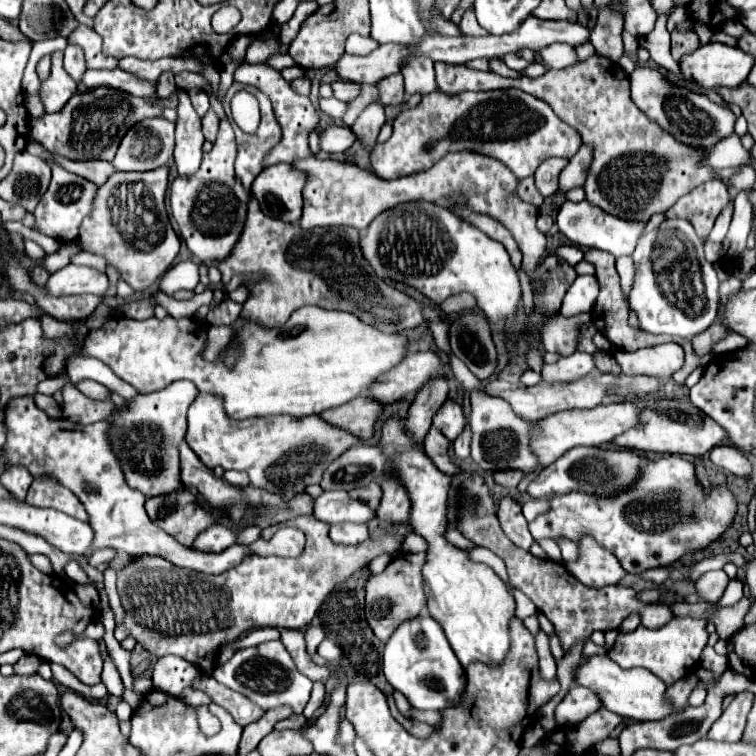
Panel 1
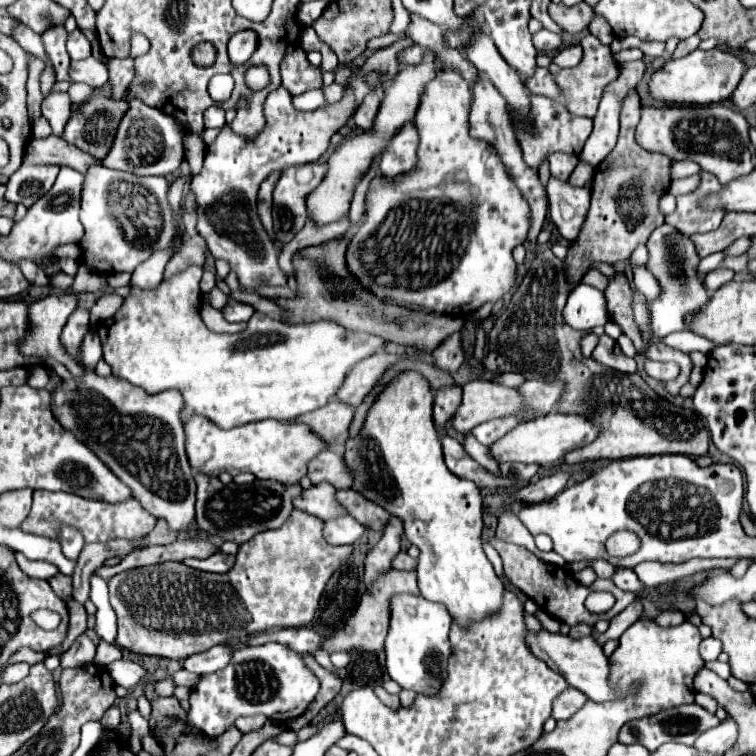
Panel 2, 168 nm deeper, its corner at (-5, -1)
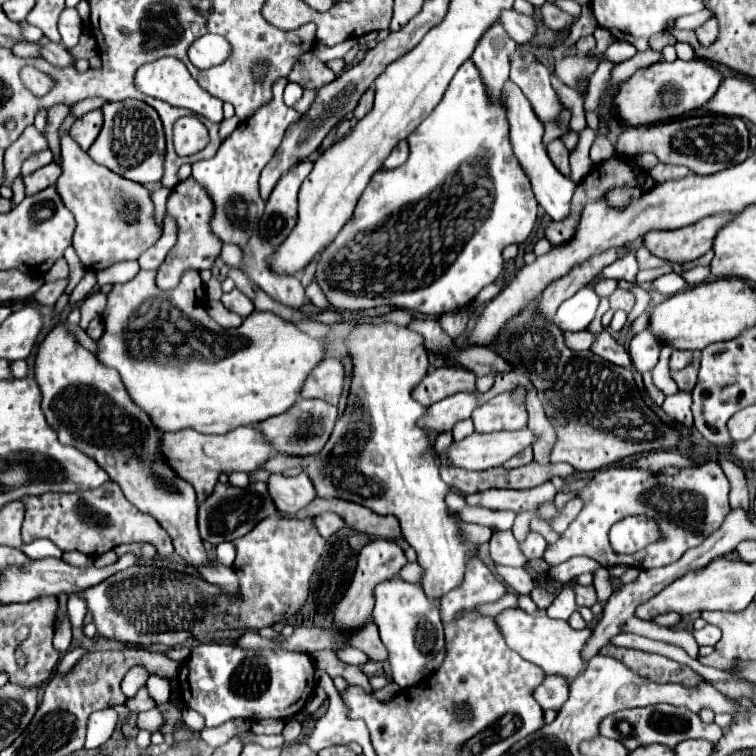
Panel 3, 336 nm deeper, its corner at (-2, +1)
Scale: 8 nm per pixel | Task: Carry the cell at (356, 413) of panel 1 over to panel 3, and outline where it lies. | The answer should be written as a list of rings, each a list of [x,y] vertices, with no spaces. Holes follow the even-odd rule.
[[[299,398],[289,410],[283,414],[271,416],[263,422],[257,422],[257,430],[267,438],[271,448],[279,454],[289,454],[289,456],[313,456],[317,454],[325,442],[329,440],[329,434],[335,426],[337,420],[337,408],[333,404],[327,404],[323,400],[303,400]]]

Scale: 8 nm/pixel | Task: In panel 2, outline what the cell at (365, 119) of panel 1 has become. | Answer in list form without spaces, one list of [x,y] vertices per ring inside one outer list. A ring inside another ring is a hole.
[[[370,92],[364,102],[360,104],[360,108],[356,110],[356,116],[354,116],[354,122],[358,128],[362,130],[368,130],[372,128],[374,124],[374,118],[378,114],[378,108],[380,108],[380,96],[376,92]]]

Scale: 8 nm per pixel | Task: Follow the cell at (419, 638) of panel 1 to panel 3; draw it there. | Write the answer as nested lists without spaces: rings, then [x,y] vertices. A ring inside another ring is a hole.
[[[391,578],[375,586],[375,608],[371,614],[373,624],[377,624],[383,644],[389,650],[389,664],[393,670],[393,682],[399,688],[415,686],[421,680],[421,670],[425,664],[445,646],[443,622],[435,602],[425,596],[421,584],[405,582],[403,578]]]

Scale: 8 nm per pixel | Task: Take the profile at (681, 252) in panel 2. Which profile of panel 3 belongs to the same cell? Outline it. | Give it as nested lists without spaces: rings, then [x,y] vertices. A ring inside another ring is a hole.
[[[643,330],[637,336],[633,336],[629,342],[629,356],[633,368],[641,374],[653,370],[659,360],[659,350],[661,342],[649,330]]]

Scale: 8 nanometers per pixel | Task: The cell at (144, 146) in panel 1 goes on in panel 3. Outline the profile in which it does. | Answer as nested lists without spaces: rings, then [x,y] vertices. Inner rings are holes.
[[[121,100],[107,102],[101,106],[103,112],[103,128],[97,140],[91,144],[87,154],[97,162],[137,184],[155,184],[163,174],[163,158],[165,158],[165,134],[159,114],[141,100]]]

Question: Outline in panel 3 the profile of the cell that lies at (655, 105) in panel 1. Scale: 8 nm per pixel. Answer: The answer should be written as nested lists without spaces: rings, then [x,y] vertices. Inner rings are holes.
[[[691,116],[685,120],[649,128],[625,128],[615,144],[615,150],[623,156],[653,152],[663,164],[681,164],[697,174],[715,174],[743,162],[749,156],[749,130],[741,118],[733,116]]]

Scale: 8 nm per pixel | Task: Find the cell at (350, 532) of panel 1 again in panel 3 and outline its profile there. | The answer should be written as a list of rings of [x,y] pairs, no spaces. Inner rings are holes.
[[[323,512],[323,514],[315,516],[315,518],[313,518],[313,524],[315,524],[317,532],[319,532],[323,538],[329,538],[329,536],[335,534],[341,526],[345,526],[343,518],[337,516],[337,514],[333,514],[333,512]]]

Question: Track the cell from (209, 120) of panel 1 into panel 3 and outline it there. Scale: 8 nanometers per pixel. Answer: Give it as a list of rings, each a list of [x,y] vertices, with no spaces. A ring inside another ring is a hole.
[[[159,58],[151,64],[145,64],[137,70],[137,76],[135,76],[135,86],[147,94],[147,96],[153,96],[153,98],[159,98],[163,102],[169,102],[171,106],[181,106],[181,108],[187,108],[195,114],[203,114],[205,118],[213,120],[213,122],[221,122],[223,120],[223,102],[219,98],[213,98],[209,92],[205,92],[195,80],[193,76],[189,74],[187,66],[179,60],[179,58]]]

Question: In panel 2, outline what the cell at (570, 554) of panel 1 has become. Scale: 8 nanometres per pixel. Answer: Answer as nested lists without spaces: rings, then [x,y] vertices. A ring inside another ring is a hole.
[[[590,560],[588,564],[590,564],[590,568],[596,572],[598,578],[610,578],[610,576],[614,574],[614,570],[616,570],[616,568],[614,568],[610,562],[606,562],[606,560]]]

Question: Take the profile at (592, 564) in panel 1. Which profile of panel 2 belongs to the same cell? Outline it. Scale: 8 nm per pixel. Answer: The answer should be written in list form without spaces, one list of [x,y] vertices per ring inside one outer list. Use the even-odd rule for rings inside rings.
[[[618,566],[610,580],[612,580],[618,588],[630,590],[630,592],[634,592],[634,594],[638,594],[638,592],[644,588],[644,584],[638,580],[638,576],[636,576],[636,572],[634,572],[632,568],[620,568],[620,566]]]

